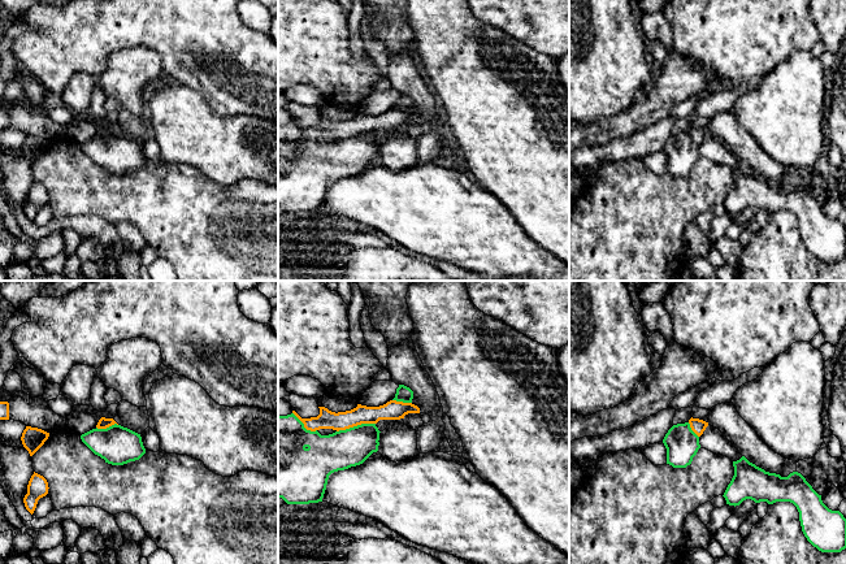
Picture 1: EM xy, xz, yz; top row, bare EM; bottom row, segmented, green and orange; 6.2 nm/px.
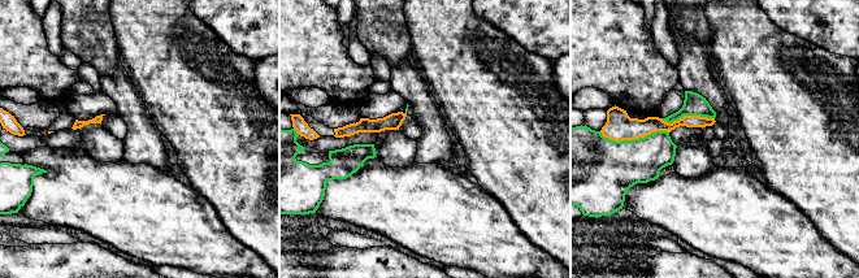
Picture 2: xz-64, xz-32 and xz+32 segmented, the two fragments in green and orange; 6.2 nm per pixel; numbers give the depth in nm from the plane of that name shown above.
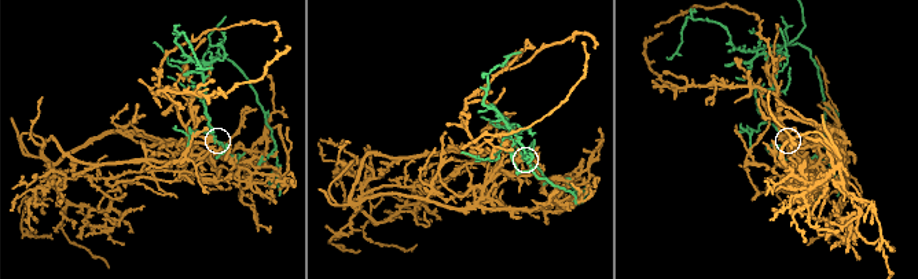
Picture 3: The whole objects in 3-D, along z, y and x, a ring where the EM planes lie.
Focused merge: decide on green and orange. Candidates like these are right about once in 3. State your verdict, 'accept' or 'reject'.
reject

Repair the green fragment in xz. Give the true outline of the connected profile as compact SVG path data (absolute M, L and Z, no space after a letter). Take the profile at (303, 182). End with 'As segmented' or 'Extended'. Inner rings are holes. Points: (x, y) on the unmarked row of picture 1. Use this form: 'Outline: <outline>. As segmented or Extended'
Outline: M278 123L278 207L287 213L322 211L329 185L363 173L378 160L379 139L376 133L361 133L329 144L311 140L294 123Z. As segmented

